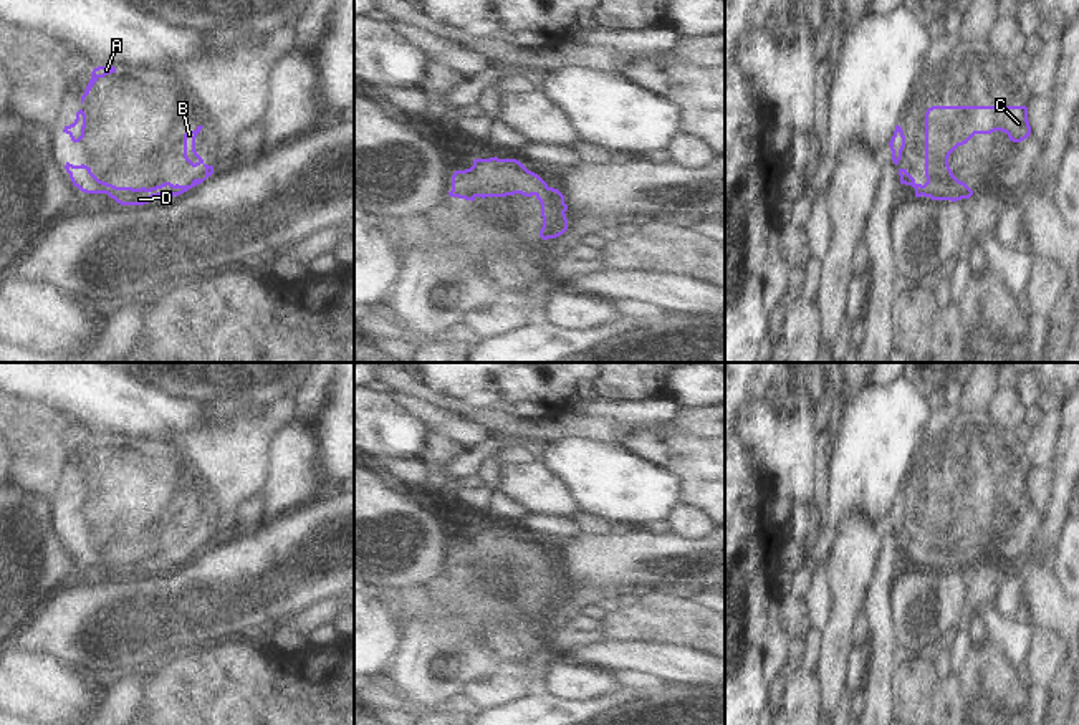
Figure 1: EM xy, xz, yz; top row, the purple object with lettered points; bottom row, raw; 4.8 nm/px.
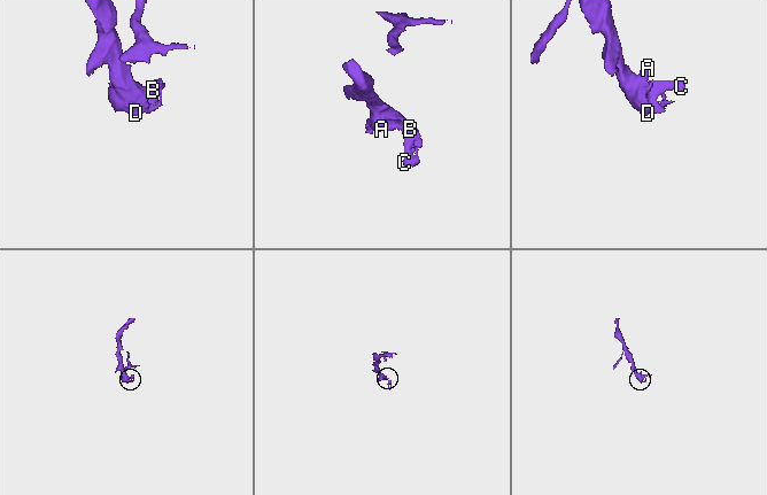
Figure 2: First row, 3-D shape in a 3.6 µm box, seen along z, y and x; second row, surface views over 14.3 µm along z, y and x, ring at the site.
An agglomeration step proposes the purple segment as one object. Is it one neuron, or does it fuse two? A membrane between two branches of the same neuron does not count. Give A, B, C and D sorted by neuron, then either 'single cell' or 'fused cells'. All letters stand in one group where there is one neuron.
A B C D; single cell

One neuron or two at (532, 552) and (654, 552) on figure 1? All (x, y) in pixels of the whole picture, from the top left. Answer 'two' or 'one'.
two

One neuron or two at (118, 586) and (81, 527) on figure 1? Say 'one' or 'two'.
two

